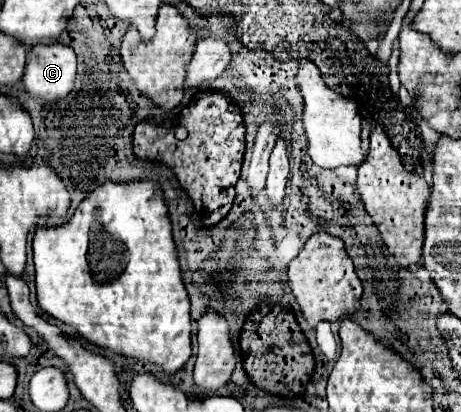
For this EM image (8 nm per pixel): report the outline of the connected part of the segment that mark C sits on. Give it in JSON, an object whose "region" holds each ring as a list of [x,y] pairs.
{"region":[[[36,44],[28,52],[24,88],[30,96],[56,102],[72,90],[74,76],[76,54],[68,44]]]}

